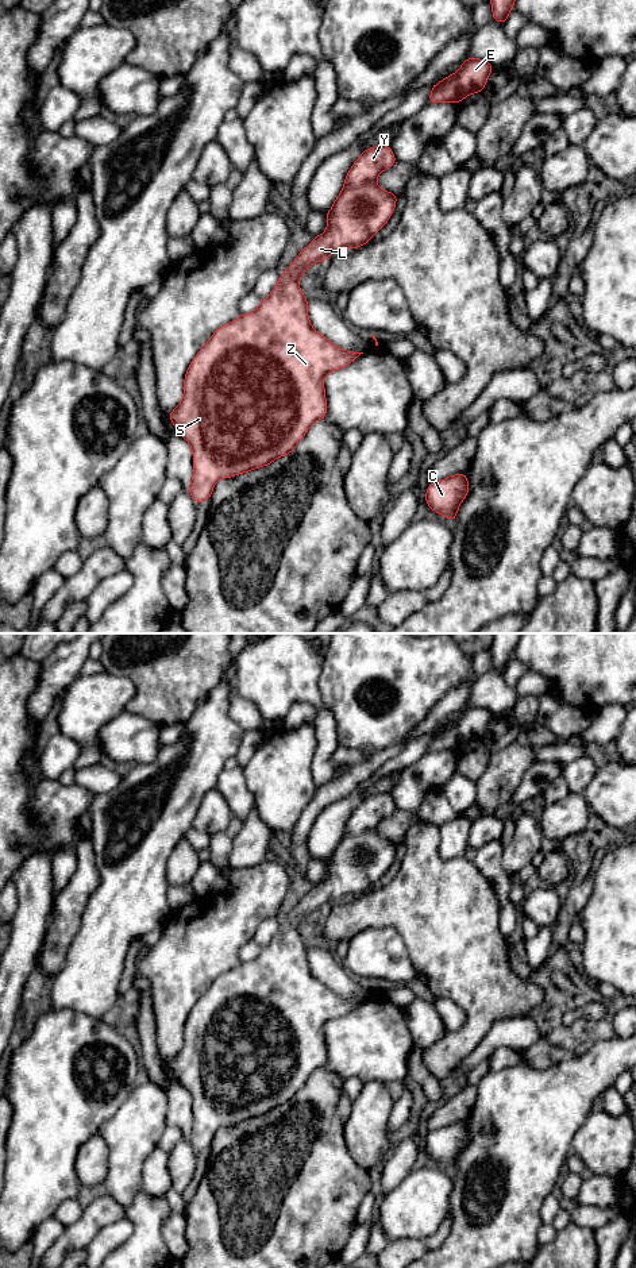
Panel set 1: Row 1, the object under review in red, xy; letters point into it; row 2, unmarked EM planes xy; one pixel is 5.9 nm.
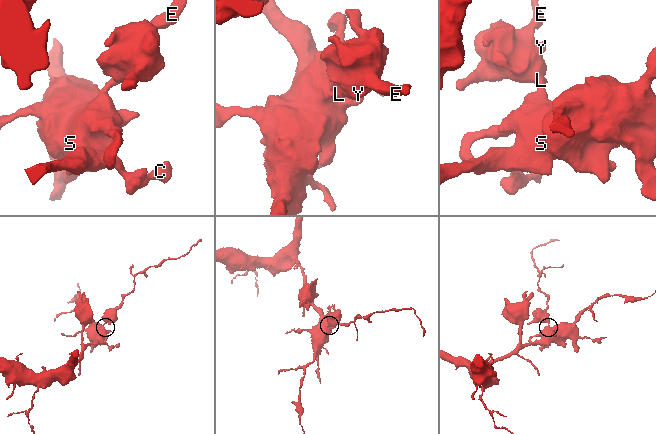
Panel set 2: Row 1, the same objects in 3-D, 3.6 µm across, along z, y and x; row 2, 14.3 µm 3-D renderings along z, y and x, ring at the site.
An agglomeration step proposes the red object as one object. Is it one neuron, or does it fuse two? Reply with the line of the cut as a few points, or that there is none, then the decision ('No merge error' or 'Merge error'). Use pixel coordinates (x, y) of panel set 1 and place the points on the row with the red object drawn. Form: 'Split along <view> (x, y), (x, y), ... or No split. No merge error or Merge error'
No split. No merge error

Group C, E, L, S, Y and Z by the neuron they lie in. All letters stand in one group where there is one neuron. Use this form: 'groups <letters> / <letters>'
groups C E L S Y Z

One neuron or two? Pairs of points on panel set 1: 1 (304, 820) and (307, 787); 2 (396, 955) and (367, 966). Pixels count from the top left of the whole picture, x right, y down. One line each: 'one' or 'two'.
1: two
2: one

